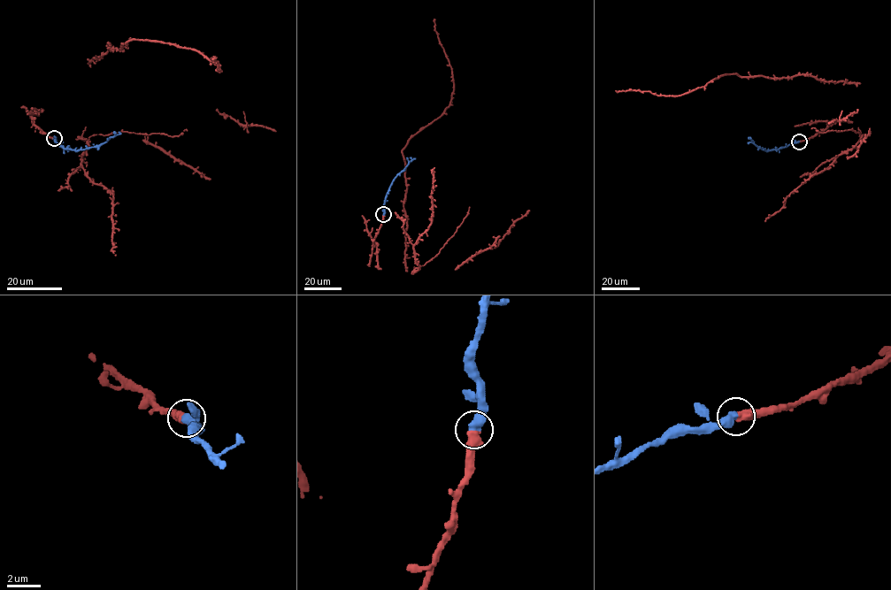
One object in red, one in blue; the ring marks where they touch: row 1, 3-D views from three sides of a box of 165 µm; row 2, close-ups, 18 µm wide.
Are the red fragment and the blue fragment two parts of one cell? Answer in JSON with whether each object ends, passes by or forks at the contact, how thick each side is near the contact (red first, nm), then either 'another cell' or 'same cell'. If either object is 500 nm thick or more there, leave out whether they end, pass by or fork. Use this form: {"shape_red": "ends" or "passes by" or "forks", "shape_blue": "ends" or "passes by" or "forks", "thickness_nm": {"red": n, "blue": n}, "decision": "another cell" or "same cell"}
{"thickness_nm": {"red": 550, "blue": 480}, "decision": "same cell"}

